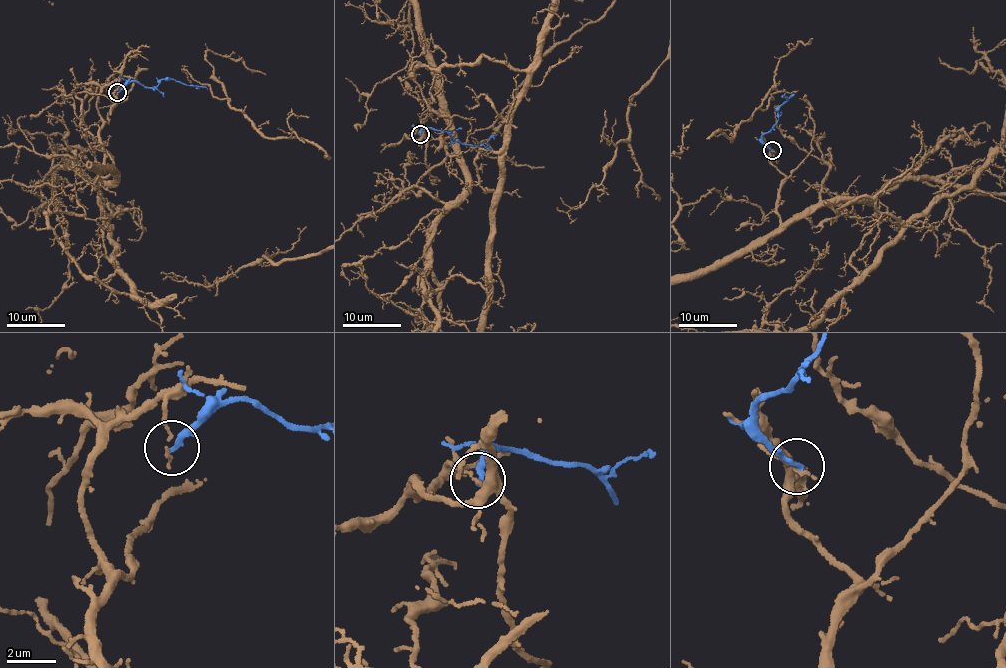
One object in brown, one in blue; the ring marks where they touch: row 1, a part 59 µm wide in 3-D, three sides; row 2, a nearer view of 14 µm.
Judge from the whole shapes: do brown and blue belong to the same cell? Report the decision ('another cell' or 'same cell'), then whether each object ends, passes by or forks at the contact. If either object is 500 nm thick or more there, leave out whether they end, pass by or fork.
another cell; brown ends there; blue ends there

